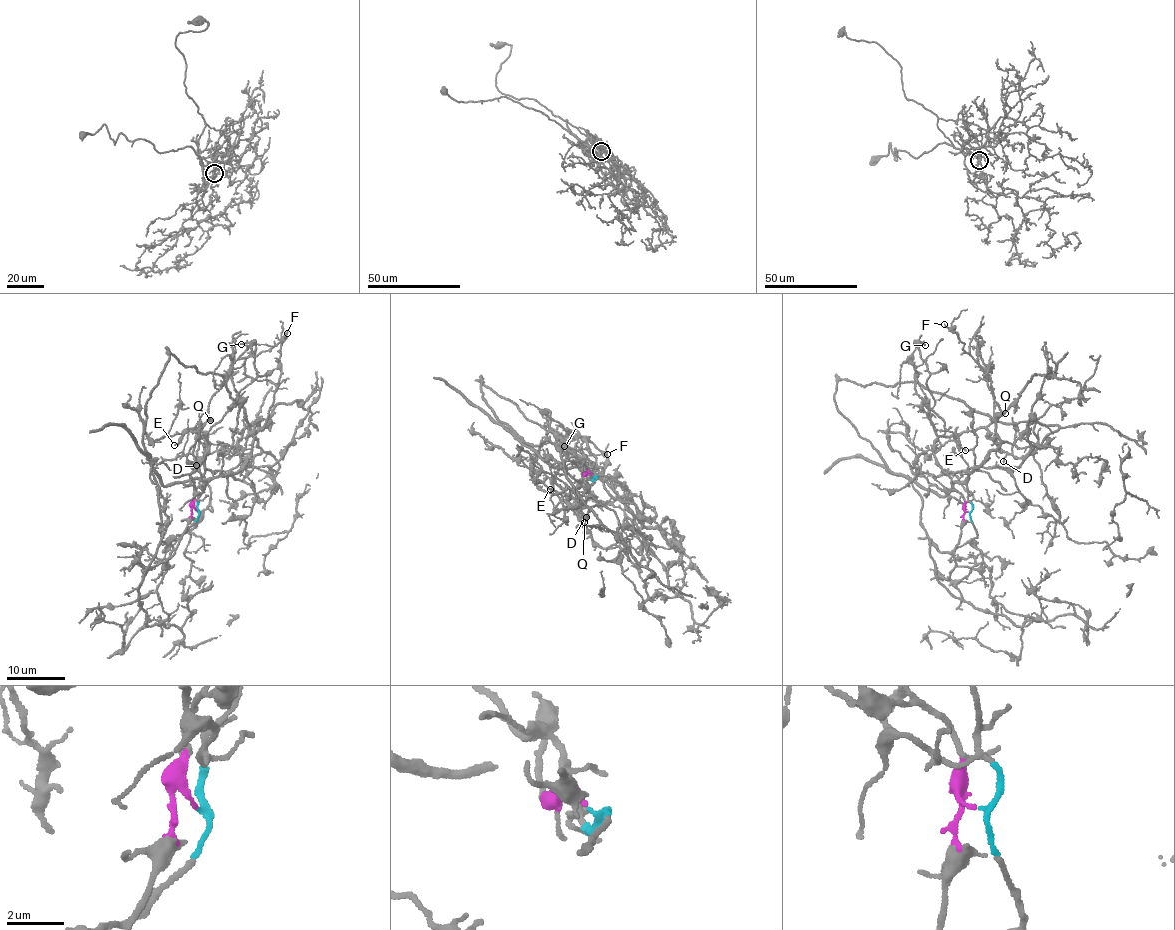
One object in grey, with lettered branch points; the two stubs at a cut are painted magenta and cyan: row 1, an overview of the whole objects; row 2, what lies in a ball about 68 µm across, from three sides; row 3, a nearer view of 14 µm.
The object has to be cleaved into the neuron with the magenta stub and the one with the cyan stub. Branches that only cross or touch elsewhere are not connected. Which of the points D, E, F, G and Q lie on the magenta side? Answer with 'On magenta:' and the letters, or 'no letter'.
On magenta: D, E, F, G, Q

